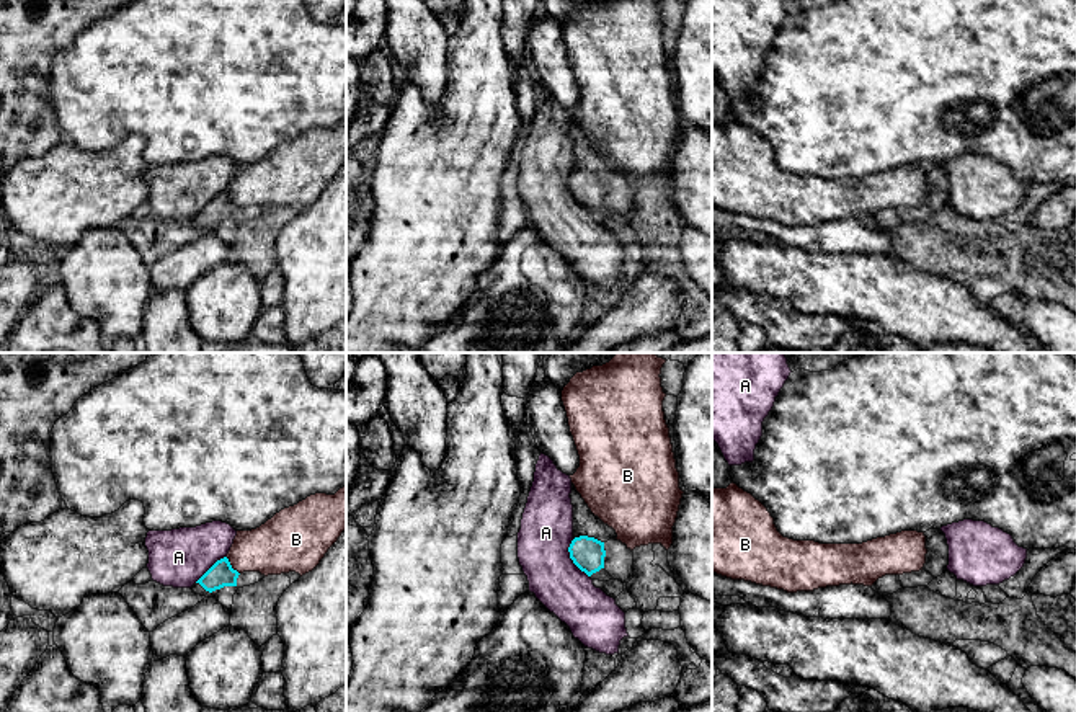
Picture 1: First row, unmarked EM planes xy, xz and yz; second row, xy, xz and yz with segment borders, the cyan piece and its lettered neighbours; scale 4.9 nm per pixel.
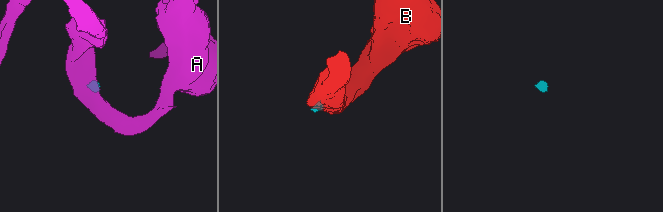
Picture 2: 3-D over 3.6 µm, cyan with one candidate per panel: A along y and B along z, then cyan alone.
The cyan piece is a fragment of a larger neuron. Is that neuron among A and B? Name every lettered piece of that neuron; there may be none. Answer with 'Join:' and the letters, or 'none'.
Join: none

